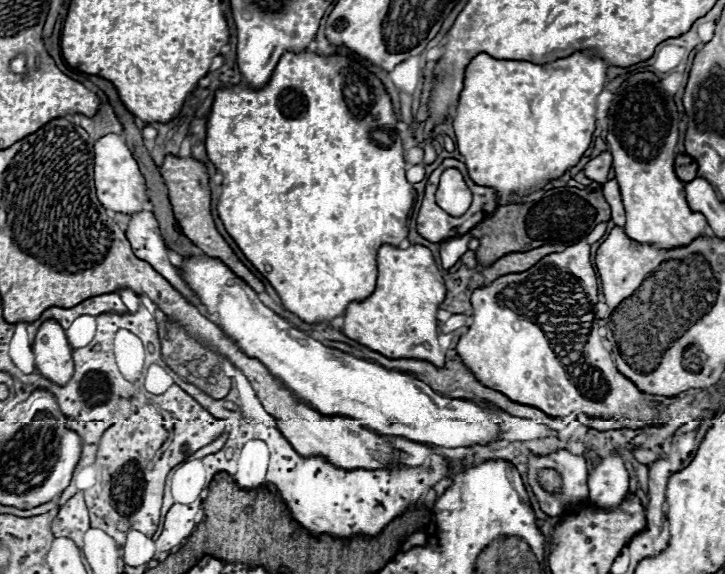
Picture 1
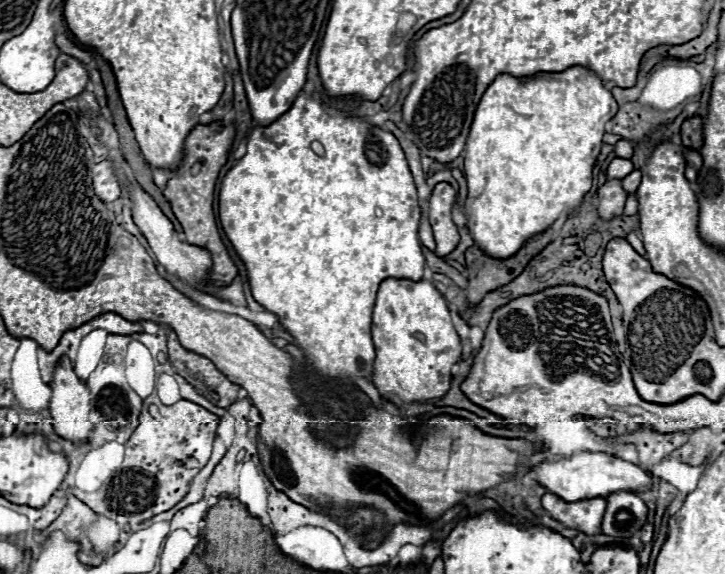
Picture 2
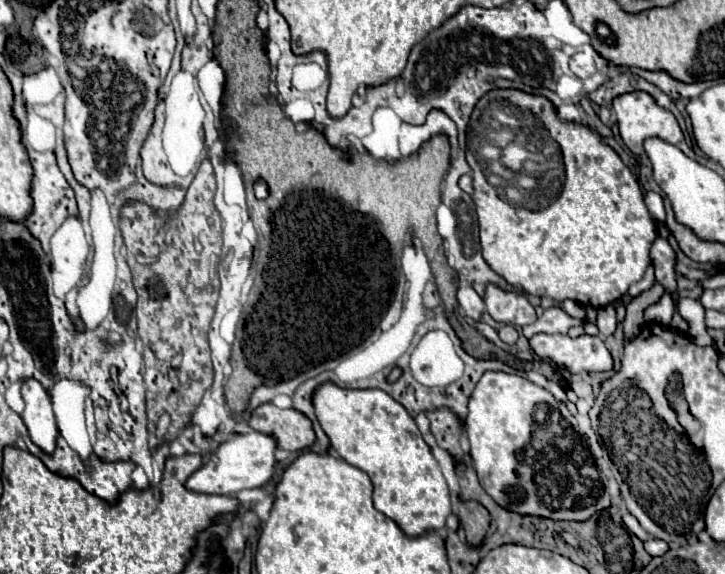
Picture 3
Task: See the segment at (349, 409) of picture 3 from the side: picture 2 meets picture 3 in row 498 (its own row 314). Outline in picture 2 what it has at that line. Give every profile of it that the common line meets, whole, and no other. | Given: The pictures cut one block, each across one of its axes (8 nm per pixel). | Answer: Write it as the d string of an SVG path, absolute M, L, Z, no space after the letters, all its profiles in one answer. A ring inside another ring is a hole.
M388 278L380 284L374 318L372 318L372 340L376 346L374 376L372 382L382 396L396 396L402 404L428 404L434 398L442 398L450 390L452 366L462 360L460 338L452 326L450 310L444 296L426 280L396 280Z

